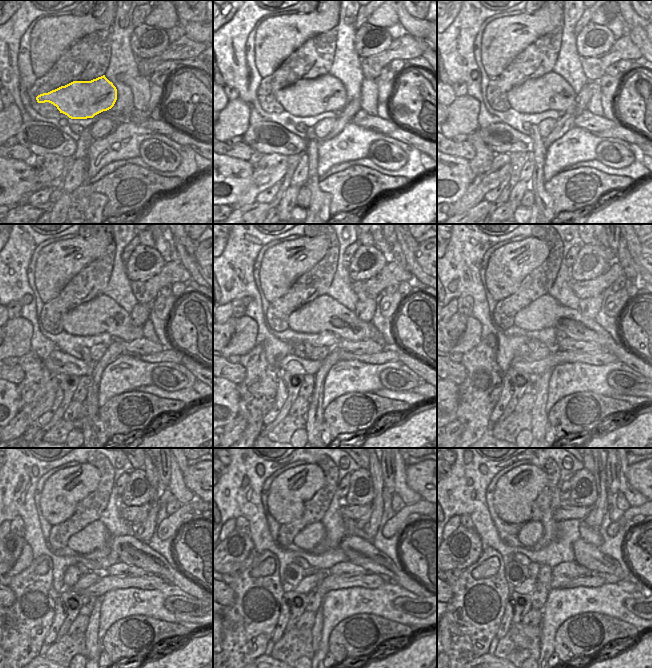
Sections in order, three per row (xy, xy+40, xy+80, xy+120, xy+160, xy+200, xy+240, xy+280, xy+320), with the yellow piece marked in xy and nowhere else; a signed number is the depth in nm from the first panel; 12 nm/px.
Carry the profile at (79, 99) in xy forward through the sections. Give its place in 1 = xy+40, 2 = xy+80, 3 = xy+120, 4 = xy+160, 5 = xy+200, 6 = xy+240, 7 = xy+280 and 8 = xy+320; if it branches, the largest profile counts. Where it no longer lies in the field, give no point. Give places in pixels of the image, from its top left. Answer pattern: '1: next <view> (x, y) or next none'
1: next xy+40 (308, 97)
2: next xy+80 (549, 92)
3: next xy+120 (102, 314)
4: next xy+160 (324, 313)
5: next xy+200 (545, 311)
6: next xy+240 (128, 549)
7: next xy+280 (360, 552)
8: next xy+320 (587, 555)

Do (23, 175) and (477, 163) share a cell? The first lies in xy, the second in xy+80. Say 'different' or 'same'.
different

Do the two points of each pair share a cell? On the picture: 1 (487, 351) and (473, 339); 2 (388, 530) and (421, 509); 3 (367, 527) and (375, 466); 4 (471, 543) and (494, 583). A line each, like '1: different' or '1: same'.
1: different
2: same
3: same
4: different

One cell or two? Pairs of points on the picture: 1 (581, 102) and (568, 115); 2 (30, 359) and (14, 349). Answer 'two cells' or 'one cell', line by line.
1: one cell
2: two cells

